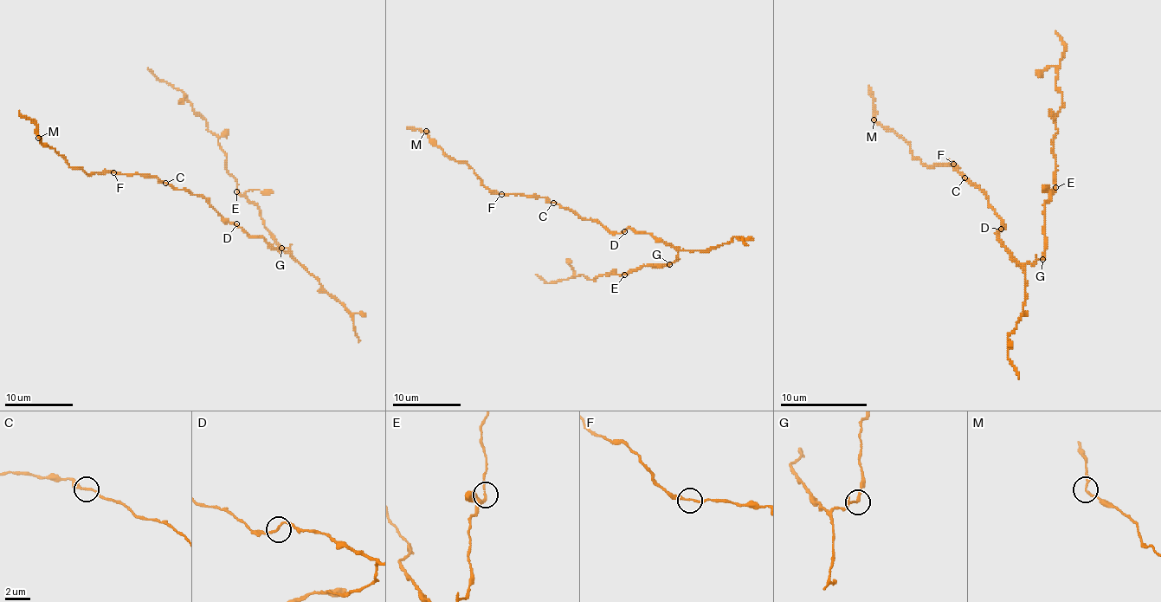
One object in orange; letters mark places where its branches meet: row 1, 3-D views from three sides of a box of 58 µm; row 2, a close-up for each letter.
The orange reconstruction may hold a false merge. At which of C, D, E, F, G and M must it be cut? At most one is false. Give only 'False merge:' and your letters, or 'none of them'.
False merge: none of them

